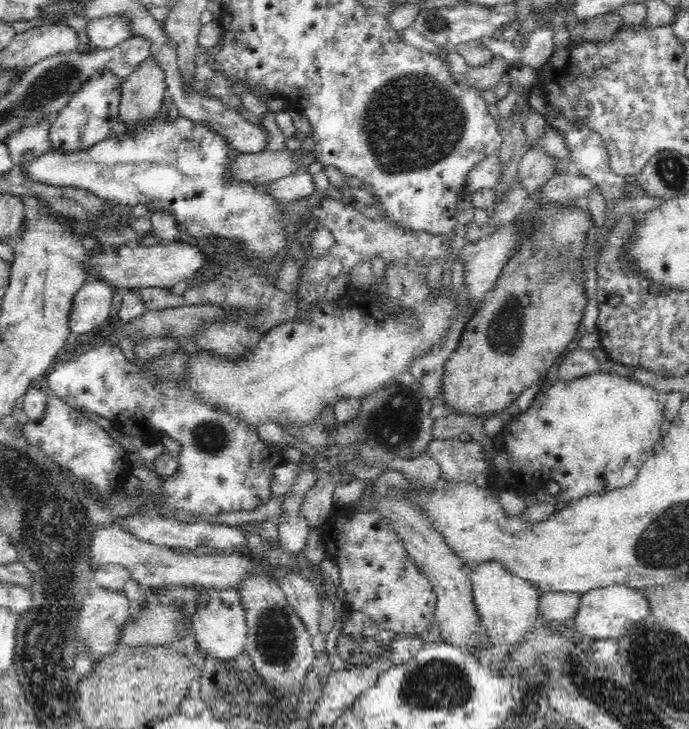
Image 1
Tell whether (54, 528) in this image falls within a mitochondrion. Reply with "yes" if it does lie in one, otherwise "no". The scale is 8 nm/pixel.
yes

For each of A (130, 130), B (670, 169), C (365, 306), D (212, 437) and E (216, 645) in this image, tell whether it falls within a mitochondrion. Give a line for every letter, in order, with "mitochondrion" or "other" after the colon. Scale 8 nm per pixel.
A: other
B: mitochondrion
C: other
D: mitochondrion
E: other

